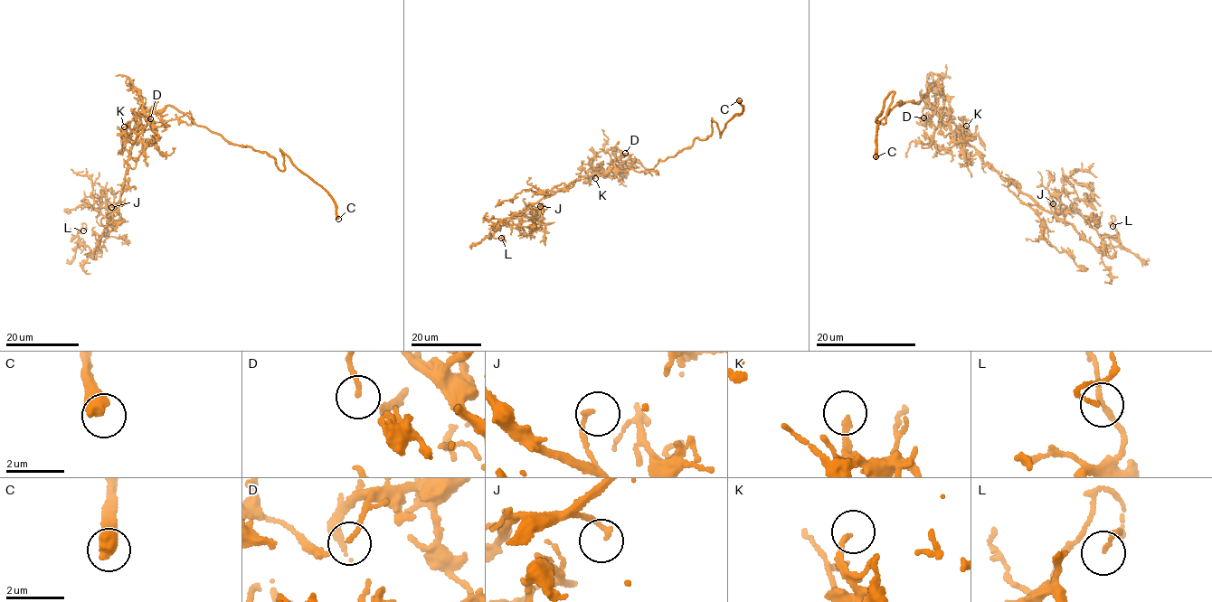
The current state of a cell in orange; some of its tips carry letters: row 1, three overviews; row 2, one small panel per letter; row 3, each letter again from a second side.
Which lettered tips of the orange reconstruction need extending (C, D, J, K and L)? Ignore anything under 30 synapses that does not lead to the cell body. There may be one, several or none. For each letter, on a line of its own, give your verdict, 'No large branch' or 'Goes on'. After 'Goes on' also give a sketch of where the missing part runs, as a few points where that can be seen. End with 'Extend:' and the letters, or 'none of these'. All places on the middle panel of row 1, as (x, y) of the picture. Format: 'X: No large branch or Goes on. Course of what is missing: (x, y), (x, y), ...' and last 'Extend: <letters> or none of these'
C: Goes on
D: No large branch
J: No large branch
K: Goes on. Course of what is missing: (595, 178), (600, 176), (609, 183), (599, 177), (601, 180)
L: No large branch
Extend: C, K

